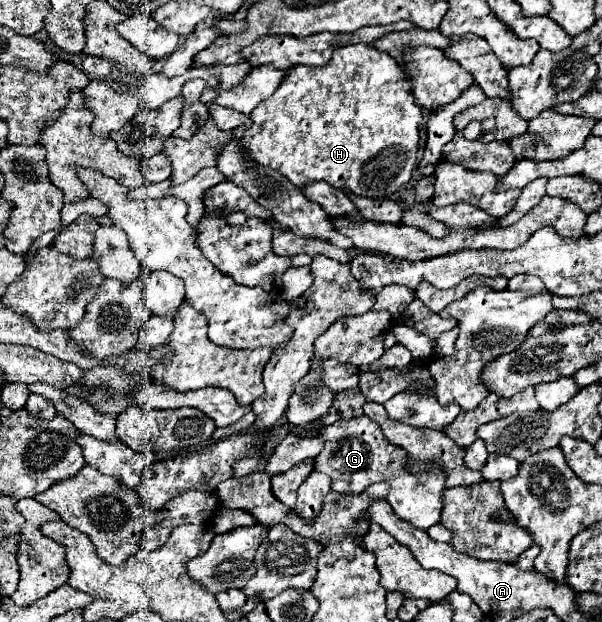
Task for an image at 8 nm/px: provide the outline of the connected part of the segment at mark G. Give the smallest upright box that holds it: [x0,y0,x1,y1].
[314,415,444,531]

